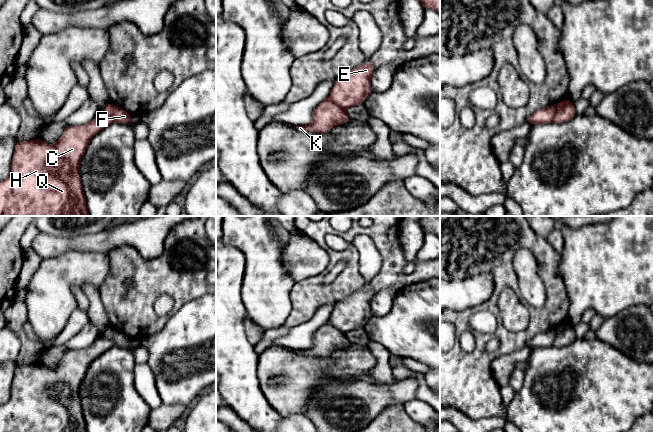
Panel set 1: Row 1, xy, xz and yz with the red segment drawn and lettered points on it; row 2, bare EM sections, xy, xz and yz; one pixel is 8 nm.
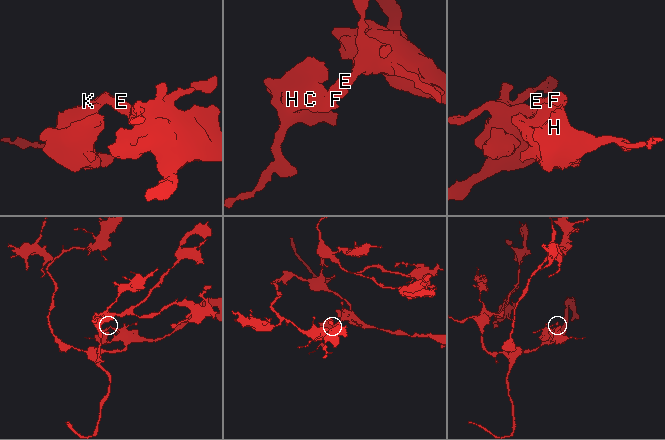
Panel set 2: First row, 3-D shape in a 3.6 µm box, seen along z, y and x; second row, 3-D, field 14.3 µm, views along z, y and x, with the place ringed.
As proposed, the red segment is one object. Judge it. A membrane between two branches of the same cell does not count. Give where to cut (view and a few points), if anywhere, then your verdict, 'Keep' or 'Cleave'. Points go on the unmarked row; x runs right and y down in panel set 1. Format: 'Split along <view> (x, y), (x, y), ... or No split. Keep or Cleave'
Split along xz (328, 320), (344, 334). Cleave

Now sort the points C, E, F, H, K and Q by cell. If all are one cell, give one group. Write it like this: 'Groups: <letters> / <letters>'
Groups: C H K Q / E F

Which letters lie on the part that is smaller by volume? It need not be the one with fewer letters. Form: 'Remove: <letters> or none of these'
Remove: C, H, K, Q

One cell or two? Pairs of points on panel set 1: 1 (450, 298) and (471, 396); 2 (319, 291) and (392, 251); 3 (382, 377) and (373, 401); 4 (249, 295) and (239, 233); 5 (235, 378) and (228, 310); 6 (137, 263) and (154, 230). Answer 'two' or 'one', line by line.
1: two
2: one
3: two
4: one
5: one
6: two

